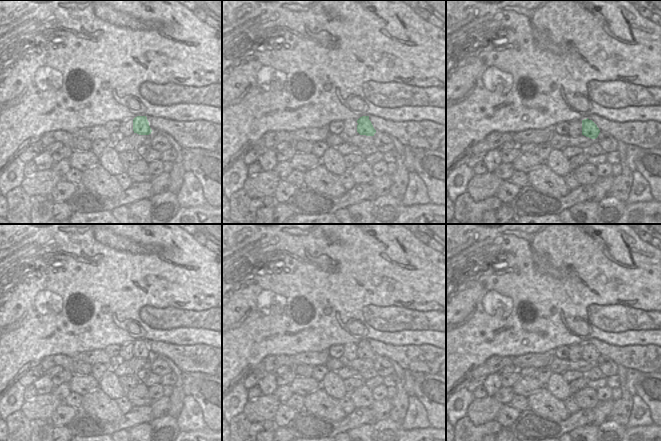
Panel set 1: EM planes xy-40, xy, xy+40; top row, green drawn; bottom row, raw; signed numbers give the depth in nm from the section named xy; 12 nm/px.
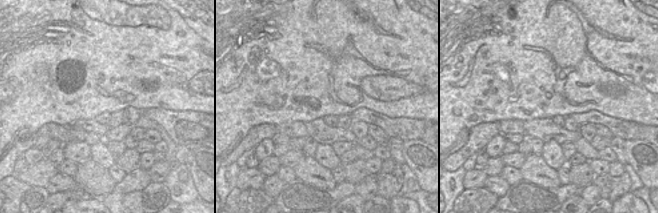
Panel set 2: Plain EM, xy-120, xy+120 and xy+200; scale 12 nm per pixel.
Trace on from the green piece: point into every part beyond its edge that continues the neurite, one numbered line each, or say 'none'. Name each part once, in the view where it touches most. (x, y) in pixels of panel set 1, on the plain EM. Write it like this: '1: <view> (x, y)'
none

